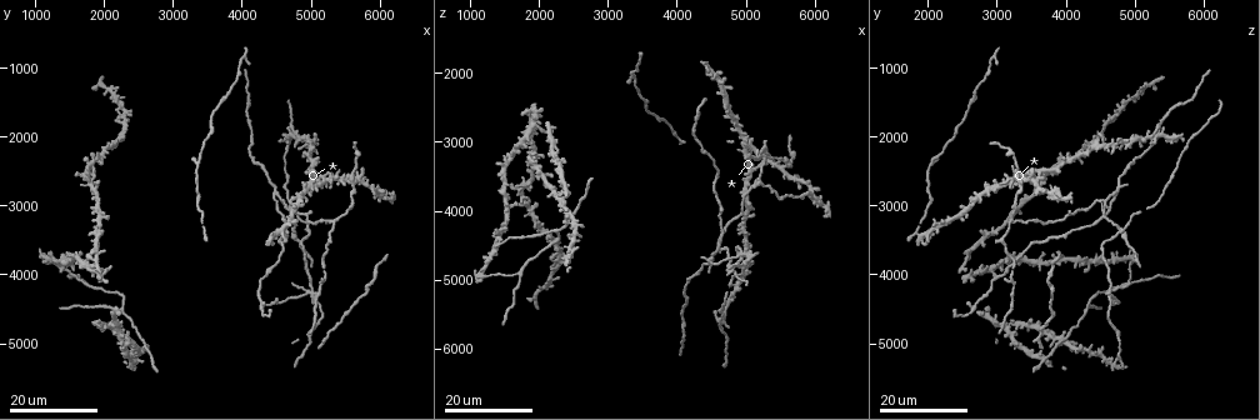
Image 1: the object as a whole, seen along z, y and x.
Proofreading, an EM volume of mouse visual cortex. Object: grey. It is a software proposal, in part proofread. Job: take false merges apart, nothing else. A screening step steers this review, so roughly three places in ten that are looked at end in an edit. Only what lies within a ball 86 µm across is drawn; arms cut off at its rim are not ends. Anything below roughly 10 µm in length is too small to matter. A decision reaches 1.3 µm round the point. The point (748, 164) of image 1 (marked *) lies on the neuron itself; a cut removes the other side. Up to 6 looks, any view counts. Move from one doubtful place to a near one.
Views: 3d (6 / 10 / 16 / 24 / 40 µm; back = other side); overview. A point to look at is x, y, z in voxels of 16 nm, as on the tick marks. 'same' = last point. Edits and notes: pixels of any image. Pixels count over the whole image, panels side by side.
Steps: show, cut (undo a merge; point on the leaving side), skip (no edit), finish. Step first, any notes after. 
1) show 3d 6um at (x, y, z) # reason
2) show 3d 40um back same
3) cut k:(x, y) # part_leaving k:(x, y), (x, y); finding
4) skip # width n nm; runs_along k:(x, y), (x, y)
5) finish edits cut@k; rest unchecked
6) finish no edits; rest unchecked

show 3d 16um at (5650, 2650, 3300) # two arms in line, one across

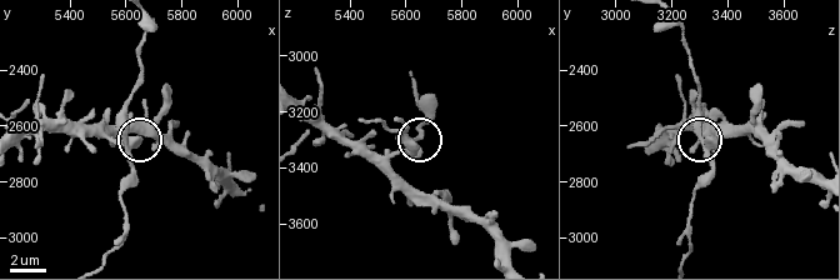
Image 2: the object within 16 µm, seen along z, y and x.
show 3d 10um at (5610, 2650, 3320) # zoom in

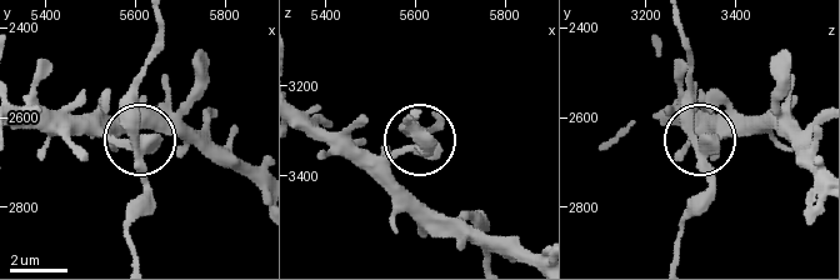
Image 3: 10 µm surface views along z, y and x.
show 3d 6um at (5610, 2655, 3320)

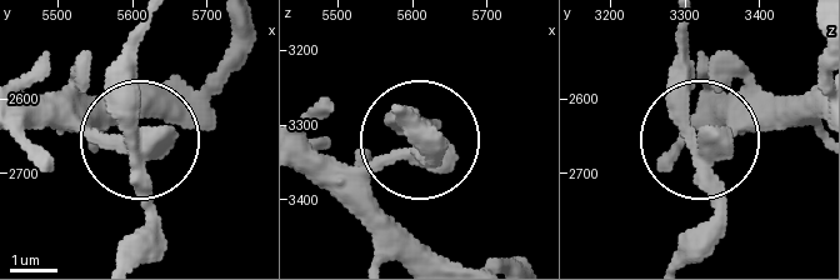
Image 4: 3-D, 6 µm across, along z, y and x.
skip # width 390 nm; one neuron here

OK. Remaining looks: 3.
show 3d 24um at (5200, 4100, 3200) # three-way junction

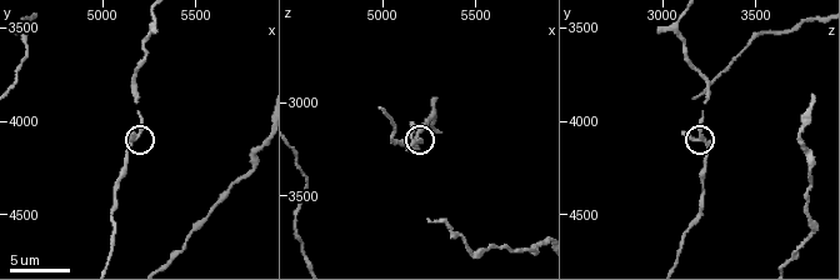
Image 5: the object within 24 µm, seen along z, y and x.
show 3d 10um at (5200, 4060, 3200)

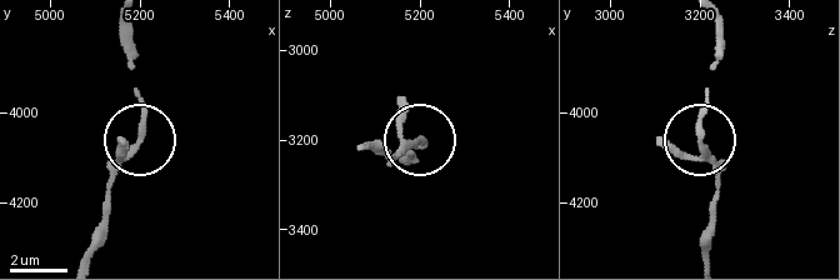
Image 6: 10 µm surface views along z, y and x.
show 3d 10um back at (5205, 4065, 3200)

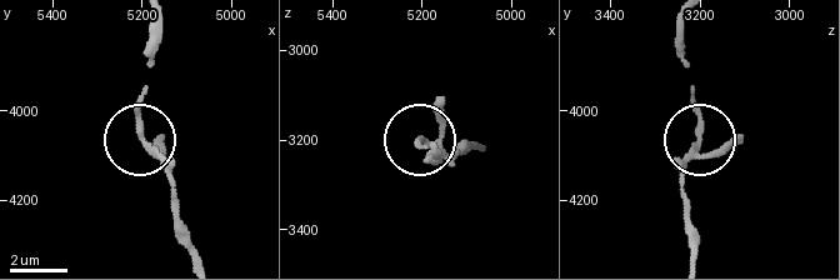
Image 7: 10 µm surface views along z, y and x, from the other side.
skip # arms 3; runs_along 7:(683, 26), (680, 55), (701, 113), (701, 141), (680, 189); one neuron here

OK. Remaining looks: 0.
finish no edits; rest unchecked

